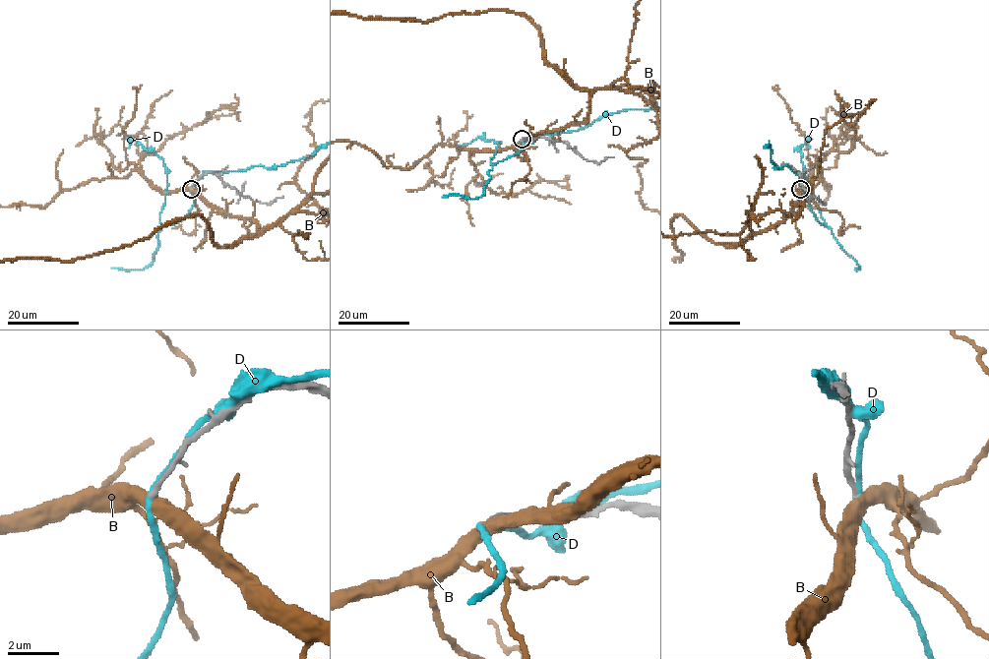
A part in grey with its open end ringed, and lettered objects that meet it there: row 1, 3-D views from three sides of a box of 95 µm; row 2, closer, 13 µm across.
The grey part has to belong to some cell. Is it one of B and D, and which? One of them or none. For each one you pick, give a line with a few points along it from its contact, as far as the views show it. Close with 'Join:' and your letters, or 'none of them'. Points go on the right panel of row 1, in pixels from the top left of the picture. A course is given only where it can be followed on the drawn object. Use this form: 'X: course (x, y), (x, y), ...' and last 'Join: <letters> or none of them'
Join: none of them

